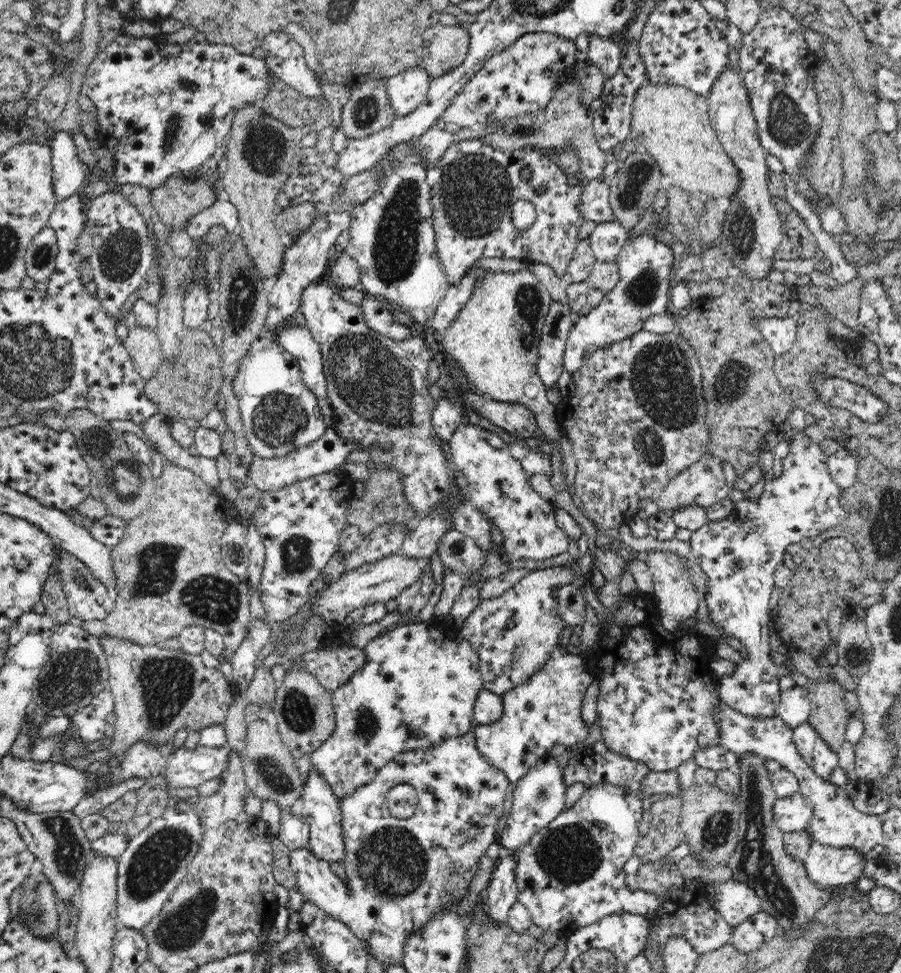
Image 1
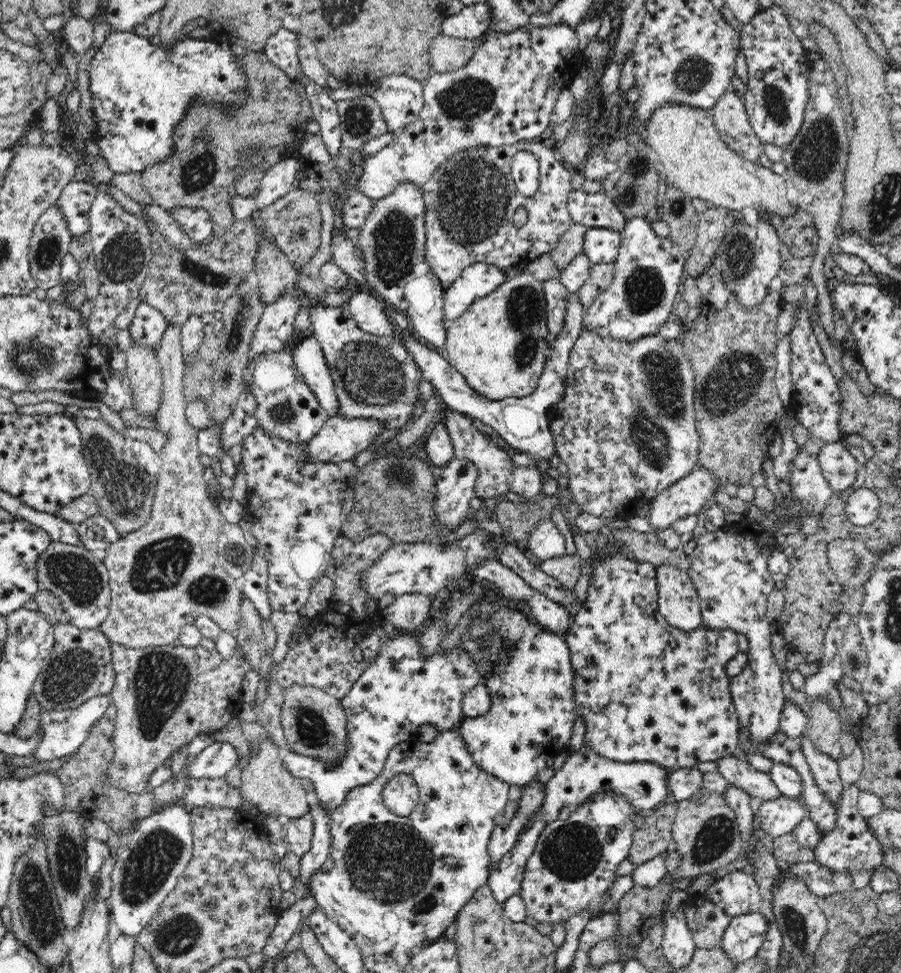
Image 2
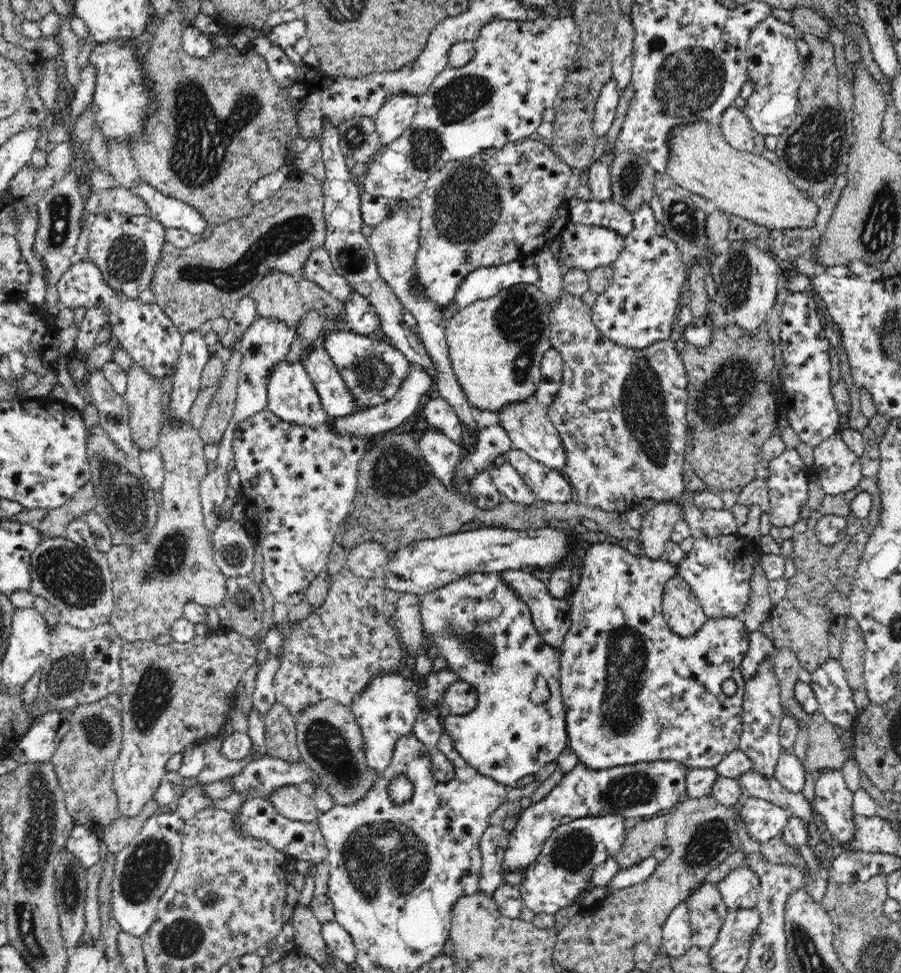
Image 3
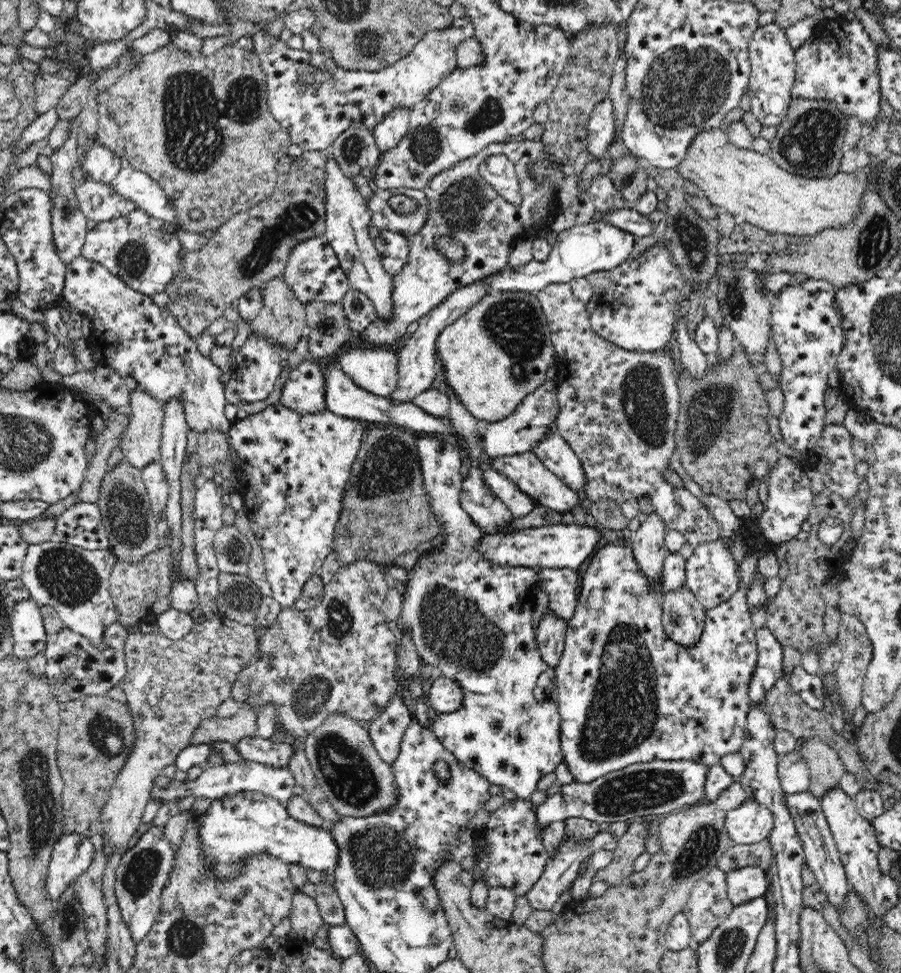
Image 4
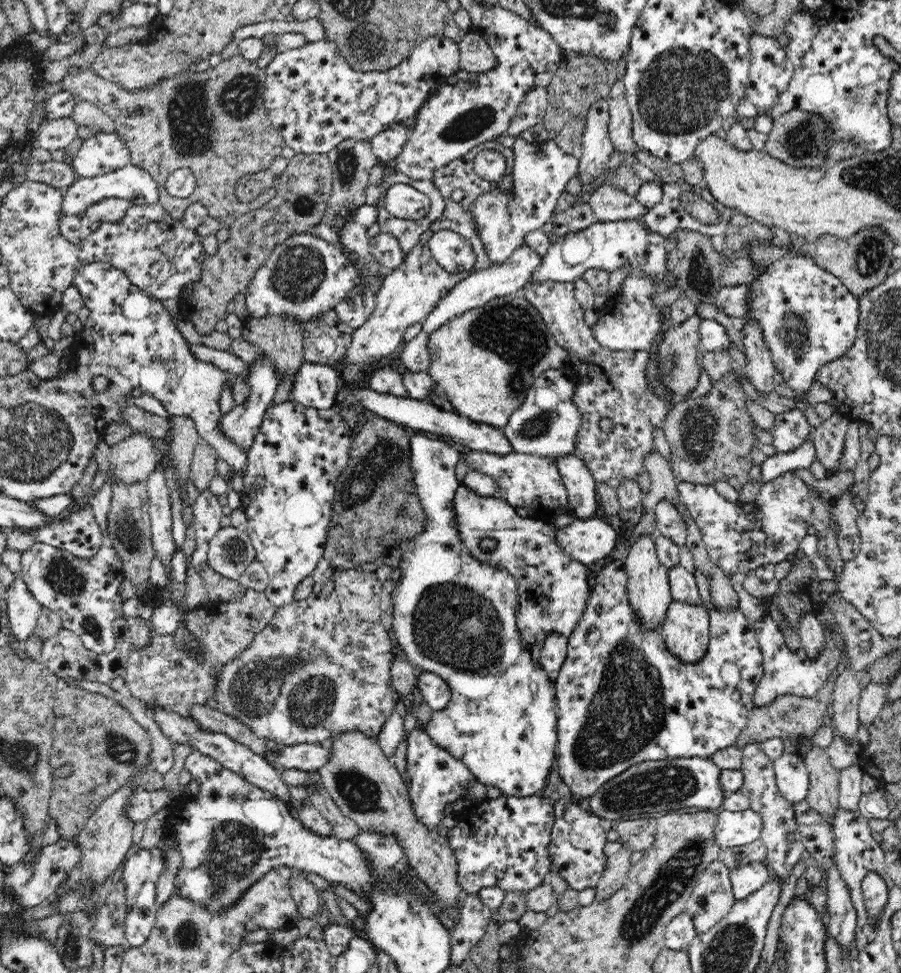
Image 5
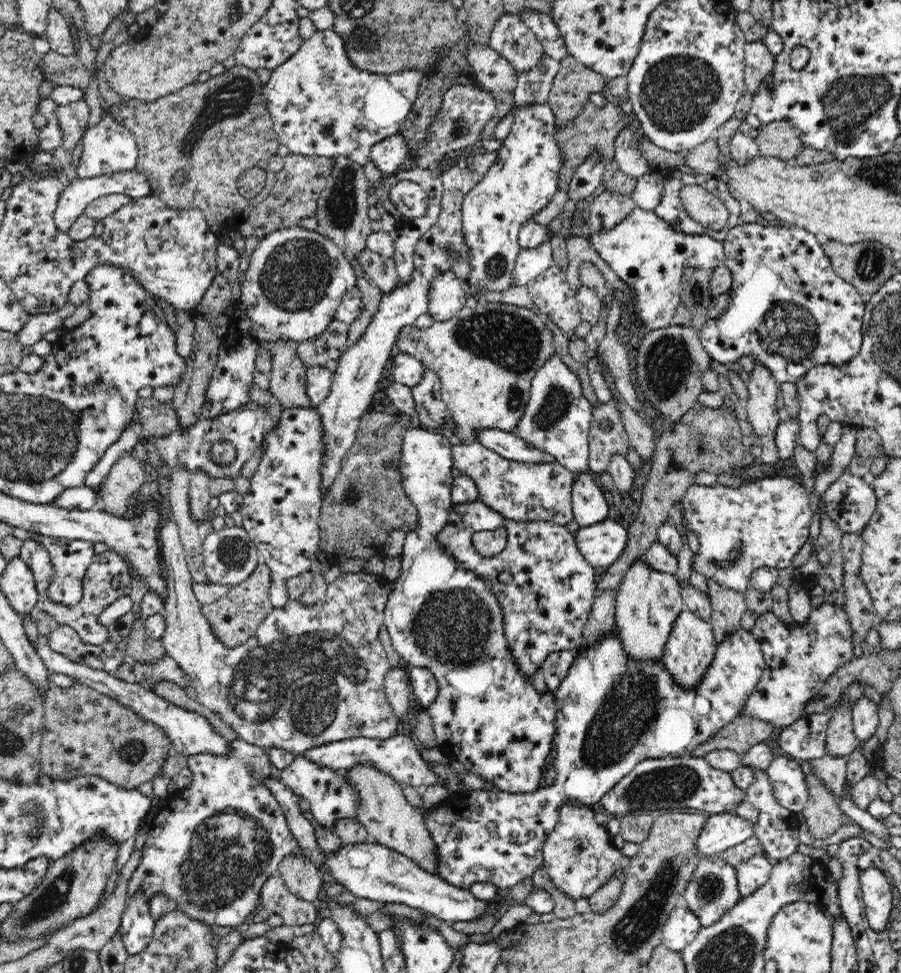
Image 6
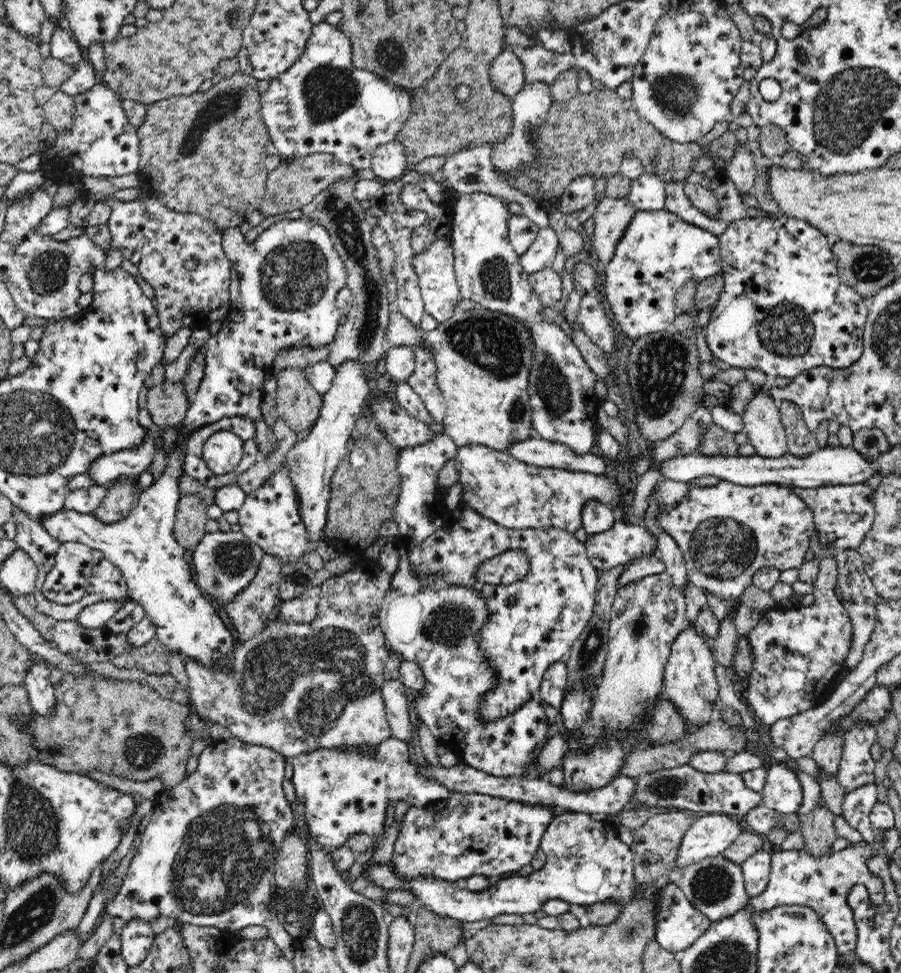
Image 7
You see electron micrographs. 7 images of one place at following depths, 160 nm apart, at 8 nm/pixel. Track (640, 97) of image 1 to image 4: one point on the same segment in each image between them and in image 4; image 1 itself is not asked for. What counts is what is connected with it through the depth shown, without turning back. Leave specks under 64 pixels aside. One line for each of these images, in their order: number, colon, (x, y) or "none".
2: (692, 156)
3: (700, 160)
4: (739, 181)

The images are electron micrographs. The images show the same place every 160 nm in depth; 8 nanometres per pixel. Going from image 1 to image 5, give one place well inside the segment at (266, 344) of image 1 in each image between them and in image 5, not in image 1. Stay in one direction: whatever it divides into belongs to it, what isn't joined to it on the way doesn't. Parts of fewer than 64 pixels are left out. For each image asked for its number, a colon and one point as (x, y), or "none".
2: (287, 409)
3: (292, 397)
4: (303, 392)
5: (315, 386)

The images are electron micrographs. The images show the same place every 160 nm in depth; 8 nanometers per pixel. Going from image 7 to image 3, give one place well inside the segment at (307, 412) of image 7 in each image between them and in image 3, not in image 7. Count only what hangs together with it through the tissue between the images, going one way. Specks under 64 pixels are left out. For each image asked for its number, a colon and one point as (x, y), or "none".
3: (277, 295)
4: (282, 318)
5: (279, 337)
6: (287, 384)

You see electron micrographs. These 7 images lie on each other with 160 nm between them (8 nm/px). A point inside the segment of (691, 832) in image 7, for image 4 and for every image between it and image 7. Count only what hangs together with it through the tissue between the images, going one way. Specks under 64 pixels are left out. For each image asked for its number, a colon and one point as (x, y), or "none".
4: (749, 823)
5: (733, 828)
6: (722, 831)

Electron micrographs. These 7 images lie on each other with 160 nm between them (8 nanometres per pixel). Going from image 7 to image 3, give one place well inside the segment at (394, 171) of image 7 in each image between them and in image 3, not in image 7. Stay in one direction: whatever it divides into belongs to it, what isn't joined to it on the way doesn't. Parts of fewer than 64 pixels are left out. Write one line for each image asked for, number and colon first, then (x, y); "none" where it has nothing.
3: (396, 114)
4: (394, 126)
5: (386, 145)
6: (390, 155)

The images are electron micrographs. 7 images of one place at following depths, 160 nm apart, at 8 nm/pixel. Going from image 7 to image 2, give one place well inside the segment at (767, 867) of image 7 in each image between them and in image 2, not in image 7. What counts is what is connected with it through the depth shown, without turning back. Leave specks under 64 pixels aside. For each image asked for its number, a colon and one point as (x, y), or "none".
2: (737, 894)
3: (739, 890)
4: (743, 885)
5: (745, 880)
6: (756, 871)

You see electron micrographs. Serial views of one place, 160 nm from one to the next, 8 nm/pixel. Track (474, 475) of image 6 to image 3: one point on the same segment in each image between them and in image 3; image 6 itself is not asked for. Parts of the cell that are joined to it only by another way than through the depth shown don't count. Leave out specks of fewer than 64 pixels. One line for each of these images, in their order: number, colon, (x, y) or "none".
3: (549, 485)
4: (525, 470)
5: (532, 481)

